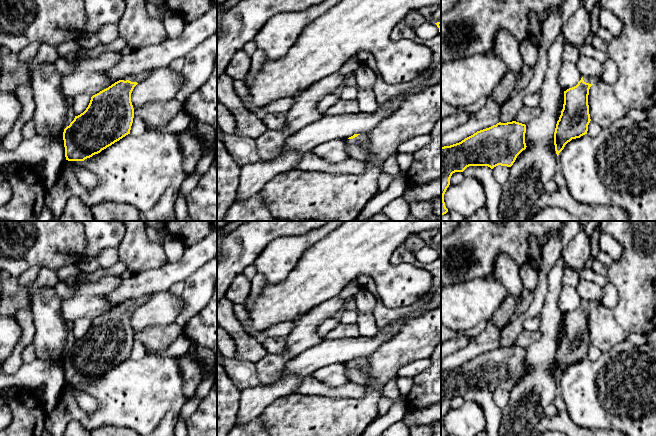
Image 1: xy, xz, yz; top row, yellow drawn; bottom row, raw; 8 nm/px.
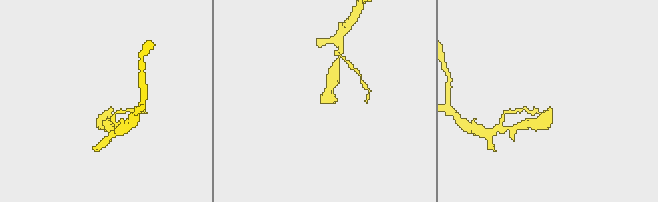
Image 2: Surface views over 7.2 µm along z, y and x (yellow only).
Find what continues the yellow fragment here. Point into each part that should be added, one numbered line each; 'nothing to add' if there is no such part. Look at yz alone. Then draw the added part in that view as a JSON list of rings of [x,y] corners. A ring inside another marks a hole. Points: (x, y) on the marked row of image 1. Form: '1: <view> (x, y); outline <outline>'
1: yz (591, 80); outline [[[583,77],[584,82],[589,84],[597,84],[602,81],[602,77]]]

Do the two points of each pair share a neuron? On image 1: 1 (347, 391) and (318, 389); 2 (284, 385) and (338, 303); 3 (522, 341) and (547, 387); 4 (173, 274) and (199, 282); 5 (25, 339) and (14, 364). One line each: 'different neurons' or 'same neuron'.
1: same neuron
2: different neurons
3: different neurons
4: different neurons
5: same neuron

